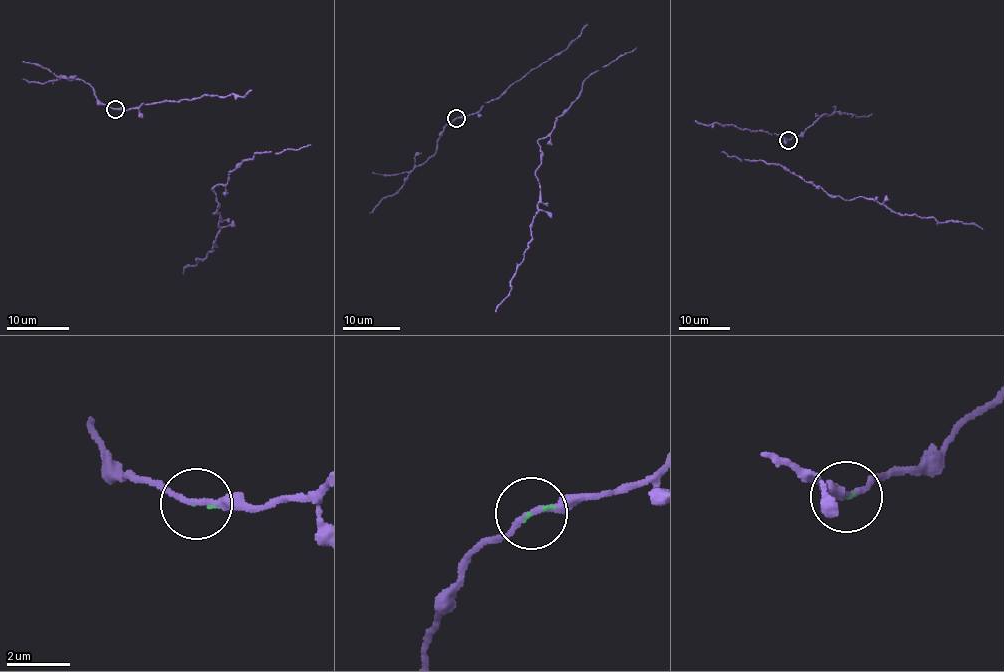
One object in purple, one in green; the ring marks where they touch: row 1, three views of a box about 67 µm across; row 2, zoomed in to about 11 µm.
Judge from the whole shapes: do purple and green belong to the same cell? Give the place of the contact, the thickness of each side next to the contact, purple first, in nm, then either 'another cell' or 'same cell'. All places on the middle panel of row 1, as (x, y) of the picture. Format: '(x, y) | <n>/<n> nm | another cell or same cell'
(456, 118) | 190/80 nm | same cell

